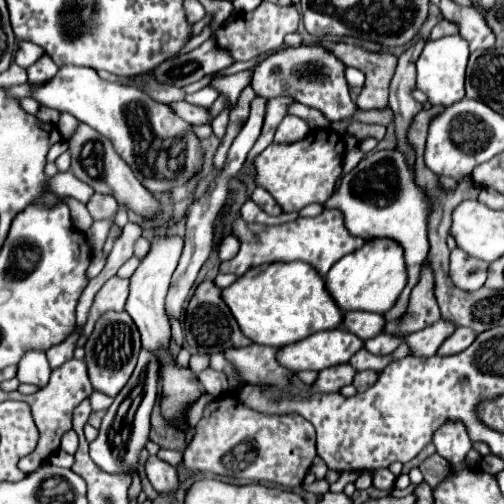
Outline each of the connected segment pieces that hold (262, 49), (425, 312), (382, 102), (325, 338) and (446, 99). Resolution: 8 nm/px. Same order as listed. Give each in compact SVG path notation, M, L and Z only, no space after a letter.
M262 2L256 10L236 16L232 22L220 26L214 32L214 42L218 48L230 52L234 62L246 62L260 54L278 50L284 44L284 36L298 30L300 12L296 6L278 6L272 2Z
M424 260L424 272L420 272L420 280L418 280L416 288L412 288L410 306L408 306L404 320L388 322L384 326L384 332L386 334L394 334L394 332L412 334L412 332L418 332L418 330L434 324L438 318L440 318L440 308L438 308L436 296L434 296L434 272L430 268L430 262Z
M330 40L320 42L320 46L324 46L338 60L342 60L344 66L358 68L366 76L362 92L356 100L356 106L360 110L388 108L388 84L398 64L398 58L394 54L370 52L362 46L354 46L346 42L330 42Z
M342 328L326 330L312 334L300 342L278 348L278 362L292 372L300 370L320 372L324 368L348 362L350 356L362 348L362 344L364 342L360 342L350 332L344 332Z
M444 36L440 40L428 42L416 62L418 68L418 90L426 92L434 106L452 106L454 102L464 98L464 76L466 76L466 62L468 62L468 42L458 36Z

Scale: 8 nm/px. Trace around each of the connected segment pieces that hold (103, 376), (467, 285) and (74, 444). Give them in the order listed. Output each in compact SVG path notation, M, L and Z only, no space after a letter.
M108 312L104 314L94 332L90 334L84 350L86 350L86 366L88 366L88 376L90 382L94 386L94 390L104 392L108 396L118 396L118 392L124 388L124 384L130 380L136 360L138 360L138 352L140 352L140 332L134 324L134 320L126 314L126 312Z
M454 248L450 254L450 278L462 290L478 290L484 286L488 274L488 262L478 260L462 252L462 248Z
M68 430L64 436L62 436L62 442L60 442L60 448L68 454L74 454L76 448L78 448L78 436L74 430Z

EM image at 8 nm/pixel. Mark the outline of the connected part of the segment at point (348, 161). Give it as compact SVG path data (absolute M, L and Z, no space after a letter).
M352 148L350 152L346 152L346 156L344 156L344 172L356 168L356 164L362 160L362 156L364 154L360 152L360 148Z

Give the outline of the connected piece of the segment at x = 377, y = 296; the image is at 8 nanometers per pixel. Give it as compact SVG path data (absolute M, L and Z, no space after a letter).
M388 238L366 242L360 250L336 262L326 276L326 290L342 312L366 310L366 312L384 314L386 310L394 306L404 284L406 284L404 250L400 248L398 242L388 240Z

